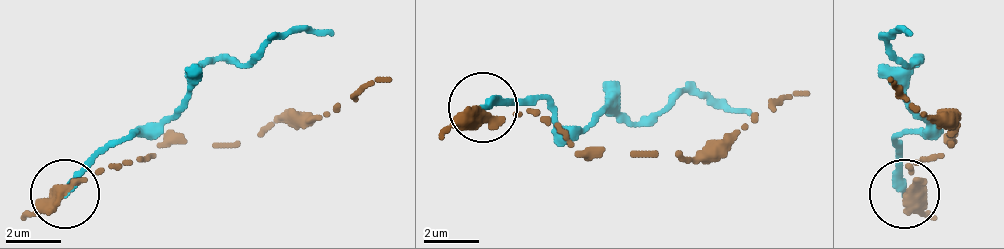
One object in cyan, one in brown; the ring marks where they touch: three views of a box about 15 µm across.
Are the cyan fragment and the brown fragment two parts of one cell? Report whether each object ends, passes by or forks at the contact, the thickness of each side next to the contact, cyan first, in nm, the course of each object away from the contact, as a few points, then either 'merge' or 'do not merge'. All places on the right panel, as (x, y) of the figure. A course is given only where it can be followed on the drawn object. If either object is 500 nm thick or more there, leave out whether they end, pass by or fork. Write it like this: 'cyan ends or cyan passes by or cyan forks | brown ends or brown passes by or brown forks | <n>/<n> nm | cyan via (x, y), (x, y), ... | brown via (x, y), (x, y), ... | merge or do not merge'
cyan ends | brown passes by | 320/400 nm | cyan via (906, 195), (892, 140), (926, 126), (906, 98), (920, 57), (906, 64), (892, 36), (913, 36) | brown via (906, 195), (906, 167), (947, 147), (954, 126), (933, 119), (892, 84), (892, 78) | do not merge

